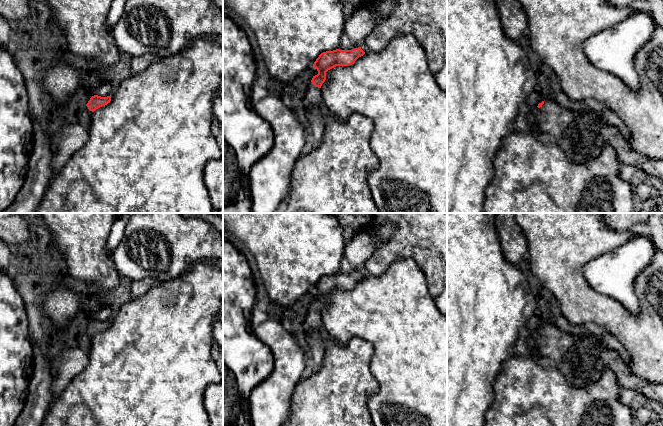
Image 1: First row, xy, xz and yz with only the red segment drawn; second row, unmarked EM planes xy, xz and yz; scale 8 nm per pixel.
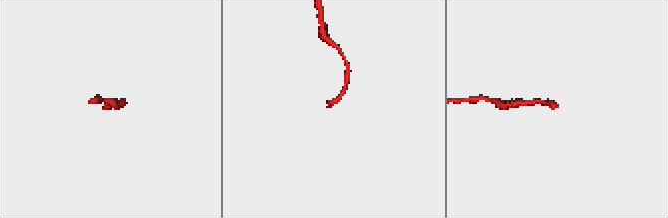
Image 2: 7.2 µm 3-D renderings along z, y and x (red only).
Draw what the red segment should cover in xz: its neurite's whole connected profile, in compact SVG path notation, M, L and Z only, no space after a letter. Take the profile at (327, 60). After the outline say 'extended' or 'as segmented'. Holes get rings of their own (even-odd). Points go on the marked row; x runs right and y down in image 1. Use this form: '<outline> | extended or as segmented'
M361 47L352 50L336 49L321 53L313 64L313 67L317 69L318 74L313 76L313 78L309 81L303 99L303 108L307 110L312 106L319 106L323 102L320 88L326 80L326 72L328 70L336 66L352 65L364 54L365 52L361 49Z | extended

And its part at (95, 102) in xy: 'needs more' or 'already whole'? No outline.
needs more

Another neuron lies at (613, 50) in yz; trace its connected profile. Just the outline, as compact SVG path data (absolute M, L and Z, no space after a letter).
M636 8L635 12L616 26L605 29L583 43L583 49L588 60L598 69L617 76L631 90L641 88L639 76L635 69L637 52L651 39L655 31L656 21L652 12L643 8Z

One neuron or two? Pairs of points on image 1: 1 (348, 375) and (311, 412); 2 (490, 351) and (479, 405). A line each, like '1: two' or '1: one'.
1: one
2: one

